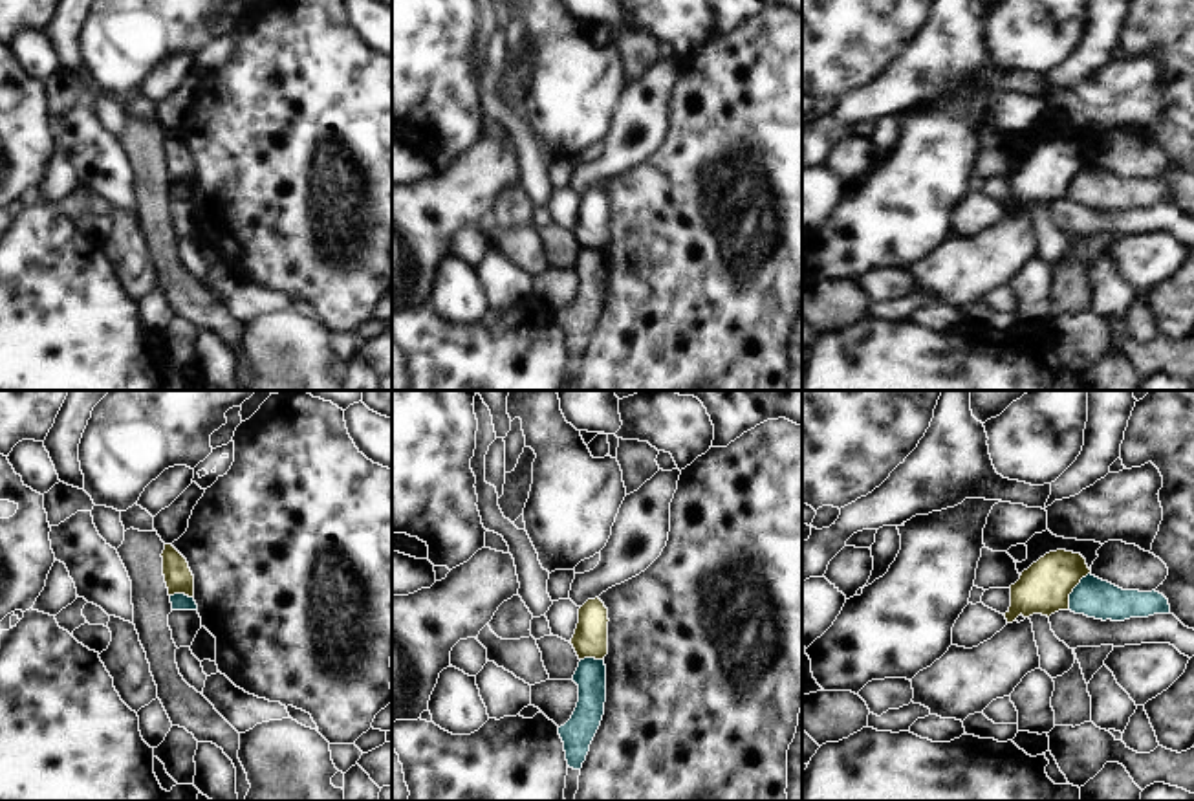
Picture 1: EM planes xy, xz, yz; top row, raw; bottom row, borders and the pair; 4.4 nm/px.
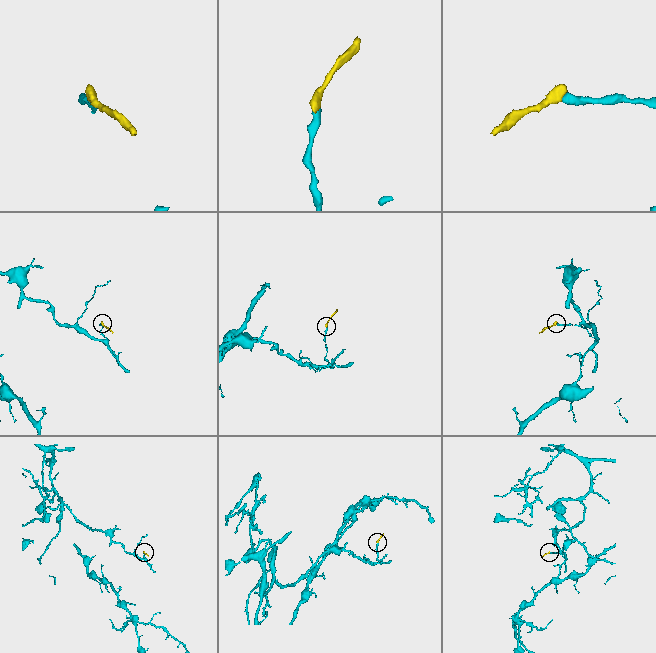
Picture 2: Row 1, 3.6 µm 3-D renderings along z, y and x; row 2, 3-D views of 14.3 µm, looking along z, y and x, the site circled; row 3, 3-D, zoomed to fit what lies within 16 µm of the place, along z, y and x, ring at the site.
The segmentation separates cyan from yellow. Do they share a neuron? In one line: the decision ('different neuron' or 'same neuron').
different neuron

